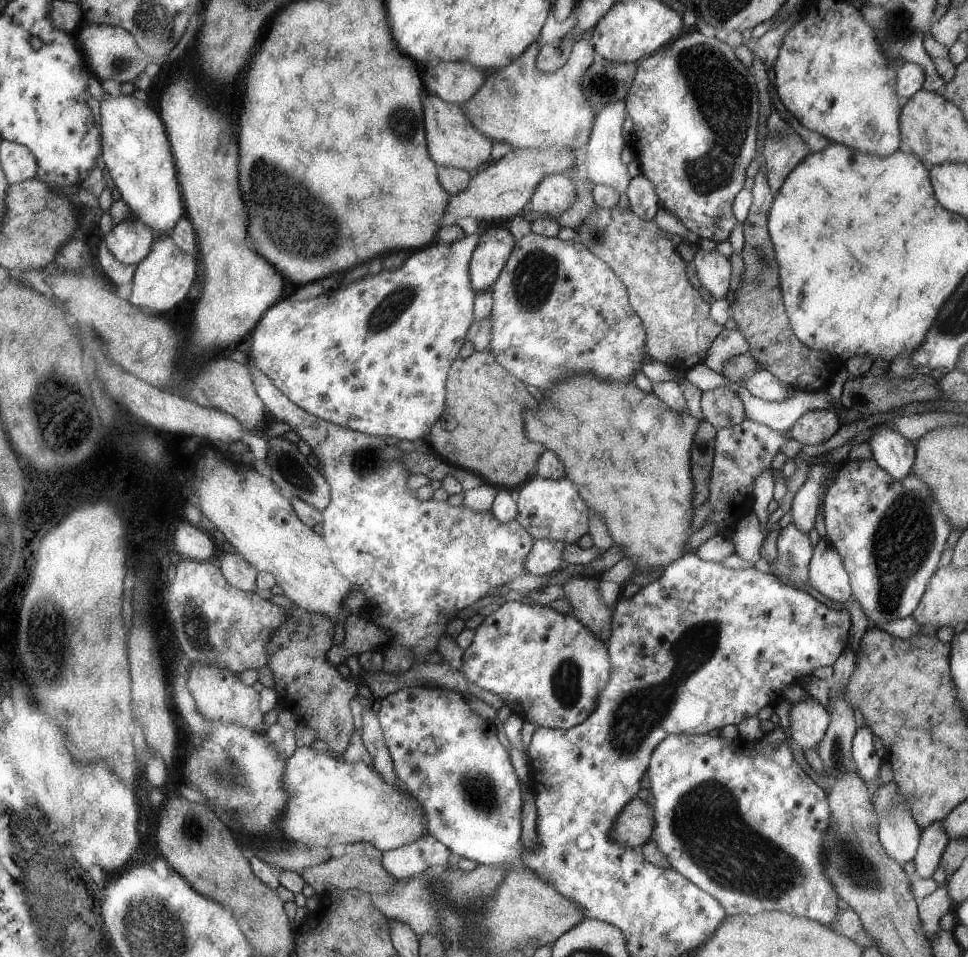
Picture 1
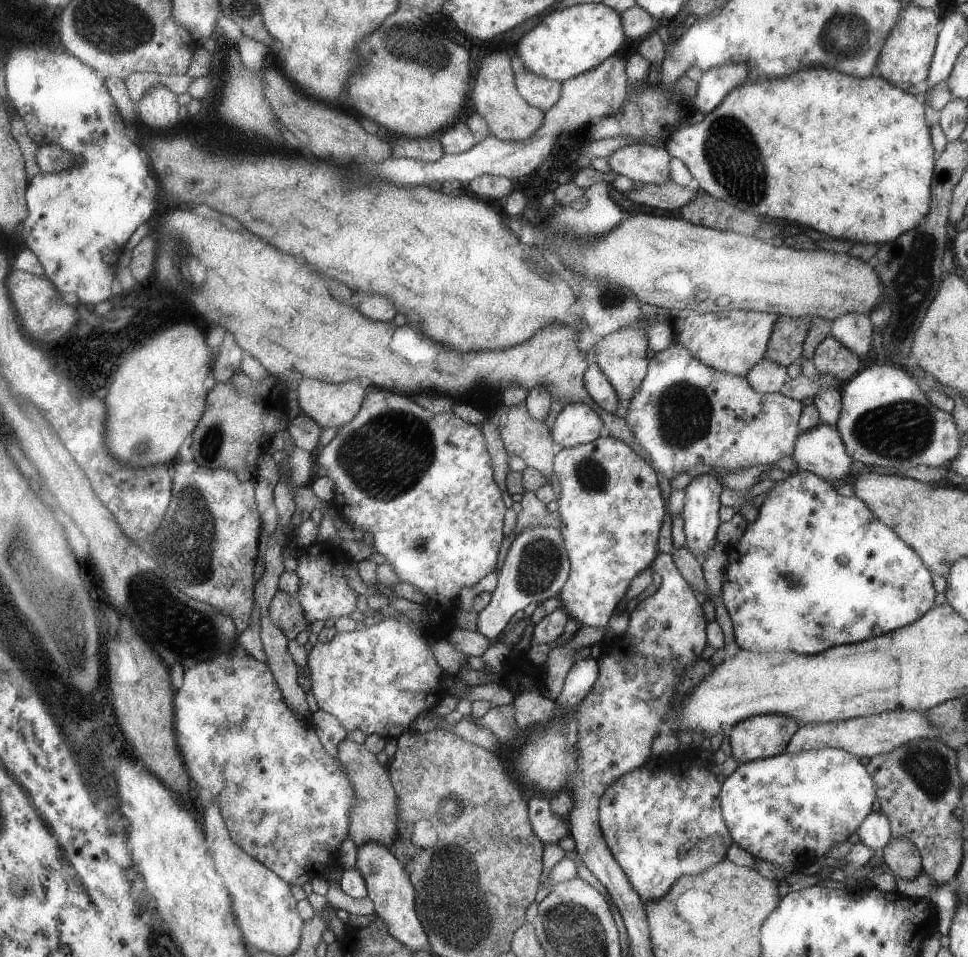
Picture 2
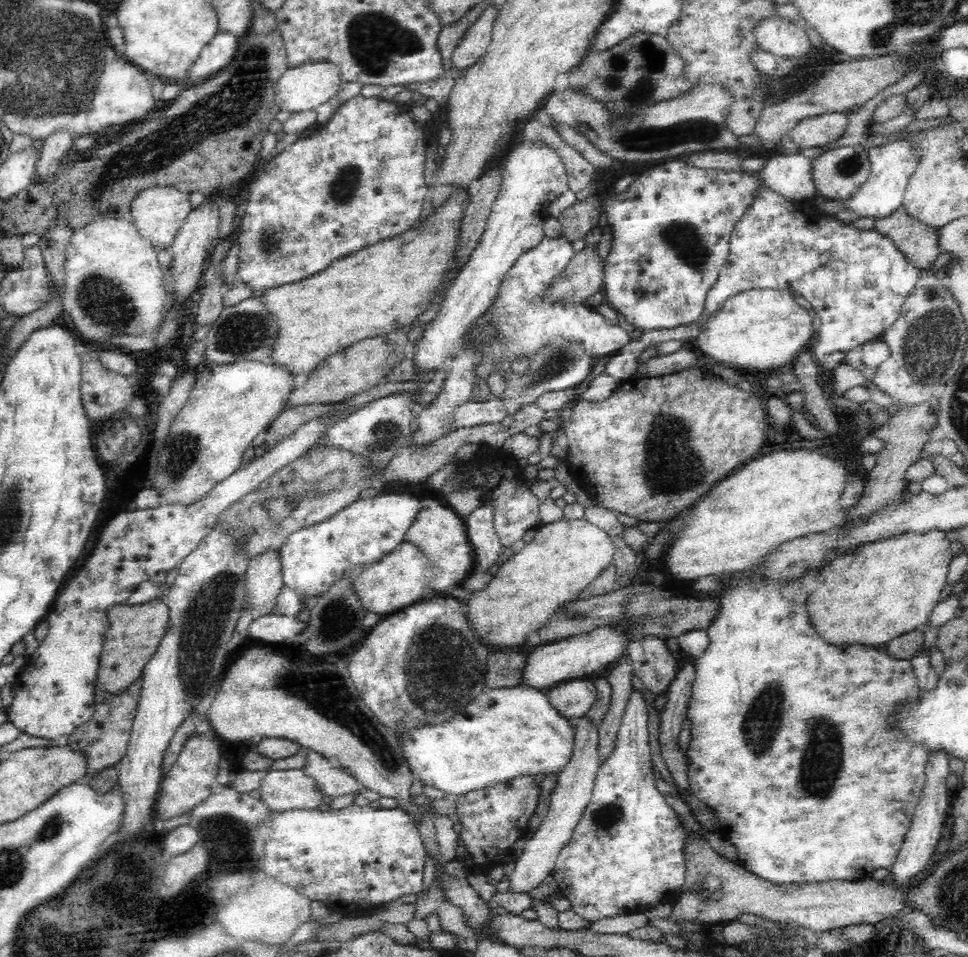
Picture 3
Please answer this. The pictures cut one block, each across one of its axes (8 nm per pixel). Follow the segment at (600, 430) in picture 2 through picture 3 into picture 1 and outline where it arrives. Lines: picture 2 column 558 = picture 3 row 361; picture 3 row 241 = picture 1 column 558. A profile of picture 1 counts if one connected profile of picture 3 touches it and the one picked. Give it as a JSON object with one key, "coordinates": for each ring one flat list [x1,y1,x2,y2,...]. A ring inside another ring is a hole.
{"coordinates":[[568,478,529,479,517,488,517,492,518,515,515,520,534,538,575,544,582,536,590,532,592,513,587,504,583,502,582,496,578,494,578,488]]}

